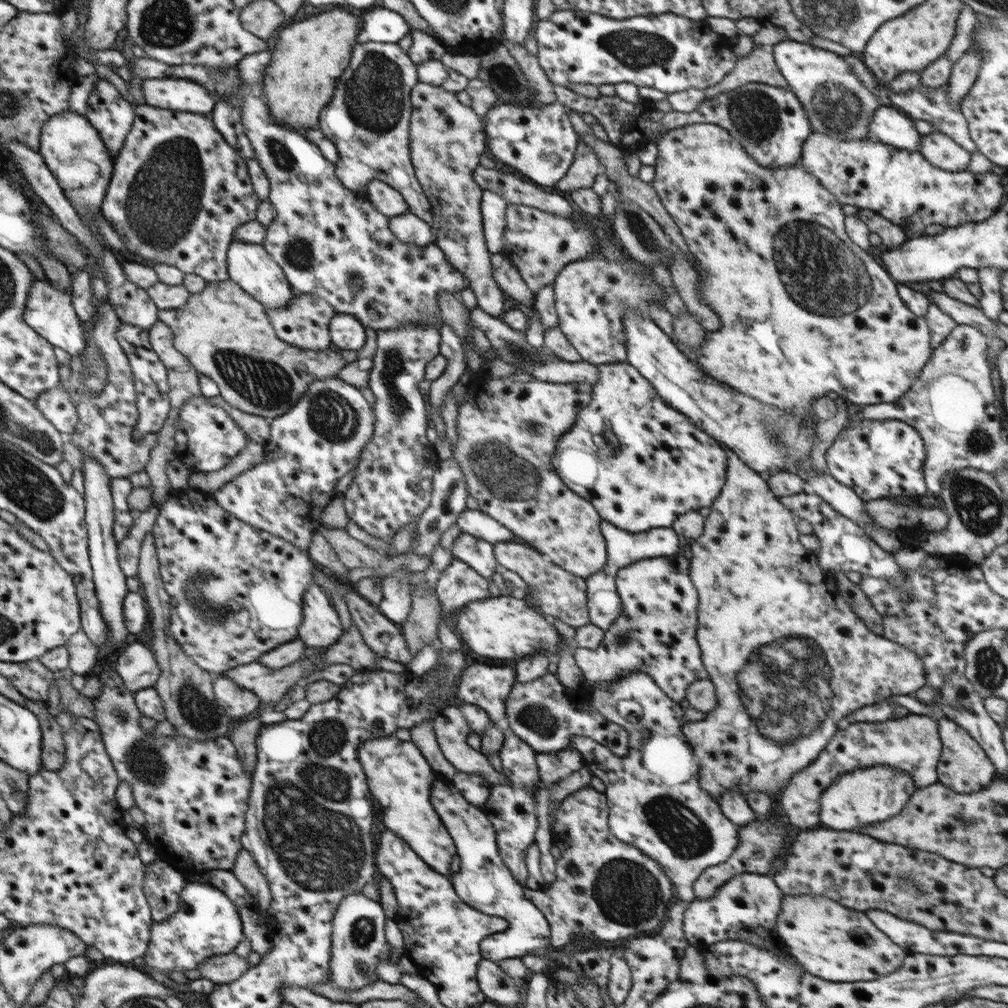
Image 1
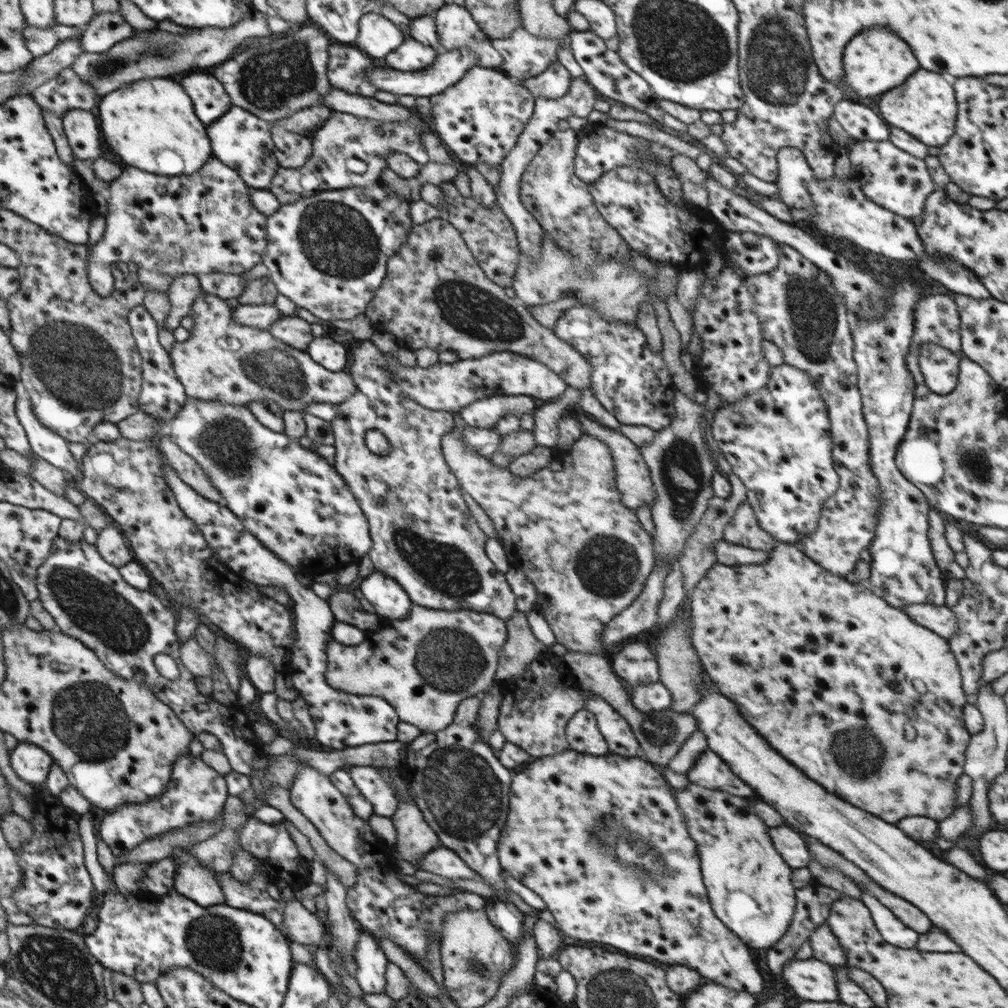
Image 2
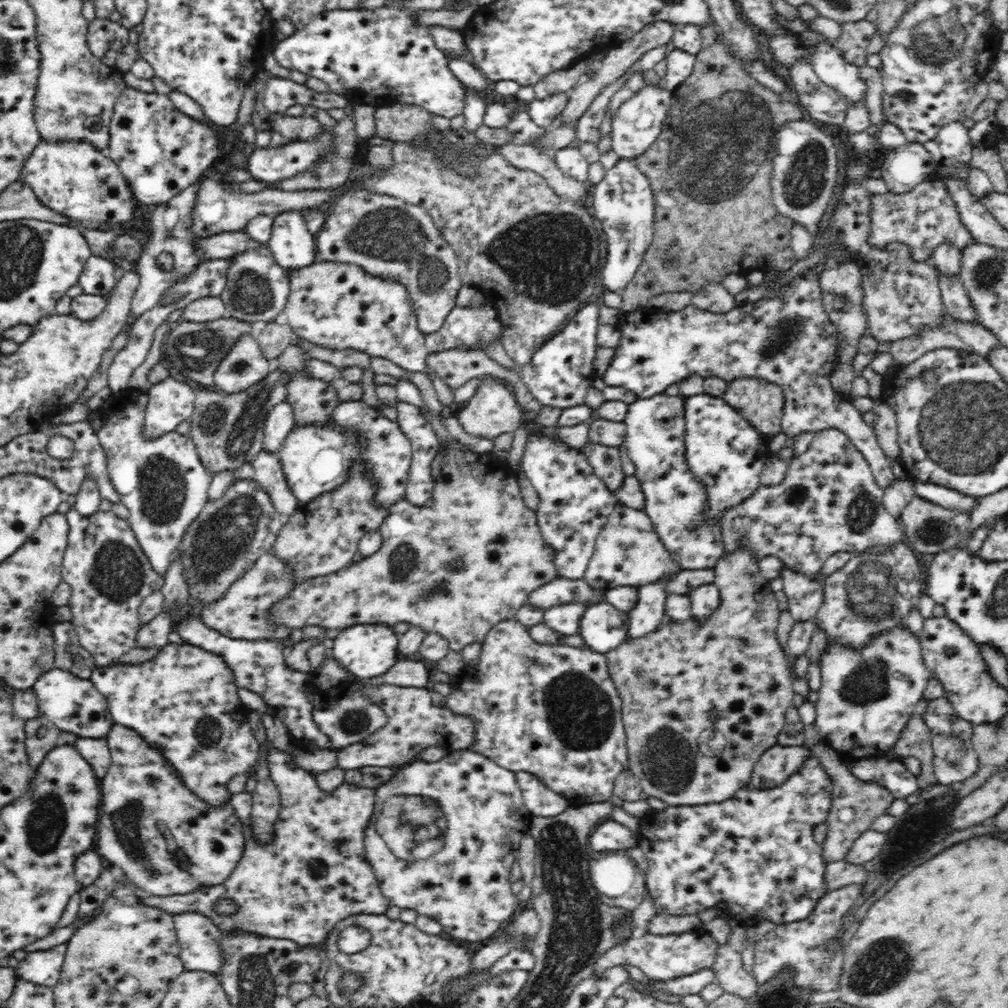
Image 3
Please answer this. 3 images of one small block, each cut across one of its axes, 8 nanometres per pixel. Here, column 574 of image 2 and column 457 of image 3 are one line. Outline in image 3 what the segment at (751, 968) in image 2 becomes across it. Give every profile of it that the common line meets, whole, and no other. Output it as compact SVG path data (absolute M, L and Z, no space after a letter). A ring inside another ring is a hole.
M468 749L456 750L451 753L448 752L446 757L437 762L418 761L400 766L392 774L394 778L390 778L386 784L374 789L375 807L363 840L365 855L377 876L384 898L387 898L391 905L398 906L401 910L410 908L410 910L415 910L418 915L433 918L442 925L442 930L446 934L450 934L456 939L460 938L460 940L468 940L468 942L484 941L486 943L496 930L500 930L506 922L509 922L518 912L524 909L525 906L516 895L512 894L510 889L510 886L512 886L512 883L510 883L510 869L512 863L518 858L521 840L529 834L529 824L532 816L526 816L529 810L524 806L522 791L520 791L520 785L518 785L514 774L515 772L498 766L483 754Z

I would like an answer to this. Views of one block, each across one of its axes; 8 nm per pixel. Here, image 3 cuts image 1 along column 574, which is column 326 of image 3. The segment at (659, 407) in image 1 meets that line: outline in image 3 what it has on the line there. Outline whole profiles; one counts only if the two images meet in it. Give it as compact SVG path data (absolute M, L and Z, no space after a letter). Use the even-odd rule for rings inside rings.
M353 400L340 402L339 406L331 412L327 423L295 426L276 453L287 485L300 504L310 503L344 485L349 480L348 476L354 466L354 460L361 460L367 471L373 474L371 478L374 479L374 483L378 485L376 504L389 510L392 504L405 498L412 451L411 442L396 421L390 421L378 409L366 405L362 400Z

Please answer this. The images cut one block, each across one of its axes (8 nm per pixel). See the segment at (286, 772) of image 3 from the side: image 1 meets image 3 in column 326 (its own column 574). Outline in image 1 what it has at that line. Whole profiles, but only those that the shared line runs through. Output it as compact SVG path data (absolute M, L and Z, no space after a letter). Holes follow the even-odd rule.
M590 786L570 793L561 802L555 813L555 819L551 824L551 828L553 829L553 844L554 846L561 848L560 859L556 861L556 880L552 884L540 890L532 890L527 888L525 891L525 897L529 901L532 901L532 904L534 904L538 910L541 910L542 914L546 917L551 930L550 944L556 948L564 948L564 946L570 943L571 940L578 935L586 935L587 937L594 937L596 939L600 939L601 941L614 944L622 943L624 940L629 939L630 936L649 934L651 931L656 930L657 927L662 925L662 922L664 921L664 915L669 910L669 906L666 904L670 902L670 900L674 900L672 899L672 896L676 896L674 894L673 882L667 875L665 868L660 863L657 863L654 859L651 859L648 855L645 855L644 852L639 850L639 848L618 840L618 838L616 838L610 832L608 819L609 804L607 803L607 795Z

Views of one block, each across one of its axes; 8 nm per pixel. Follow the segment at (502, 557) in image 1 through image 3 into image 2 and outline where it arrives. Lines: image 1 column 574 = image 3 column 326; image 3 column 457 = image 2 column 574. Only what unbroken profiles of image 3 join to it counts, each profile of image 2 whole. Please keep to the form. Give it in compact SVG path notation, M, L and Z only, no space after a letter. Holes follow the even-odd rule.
M457 414L455 418L454 427L450 432L446 433L442 438L442 450L446 464L448 464L452 474L456 476L459 482L459 486L468 493L479 505L482 510L488 515L490 521L493 523L496 537L500 542L500 545L504 548L506 557L509 560L509 566L512 568L518 568L522 572L526 572L526 578L528 582L534 584L536 592L538 592L538 600L533 606L533 610L538 612L541 616L545 617L546 623L552 629L555 634L557 642L560 642L562 646L566 646L568 651L585 652L590 654L600 654L604 651L602 648L602 642L600 642L600 635L604 628L610 623L610 620L614 619L614 616L621 614L624 610L632 604L638 595L642 592L645 582L650 576L652 569L655 566L655 553L653 550L653 539L650 534L646 532L641 526L635 510L627 508L622 503L622 494L617 488L616 471L614 471L614 457L610 453L610 447L606 443L600 441L598 437L583 433L583 435L577 440L573 441L573 446L568 451L557 450L553 455L553 462L546 464L544 468L534 472L532 476L514 476L508 468L500 468L494 465L490 457L484 458L472 450L468 450L460 438L460 429L467 426Z

